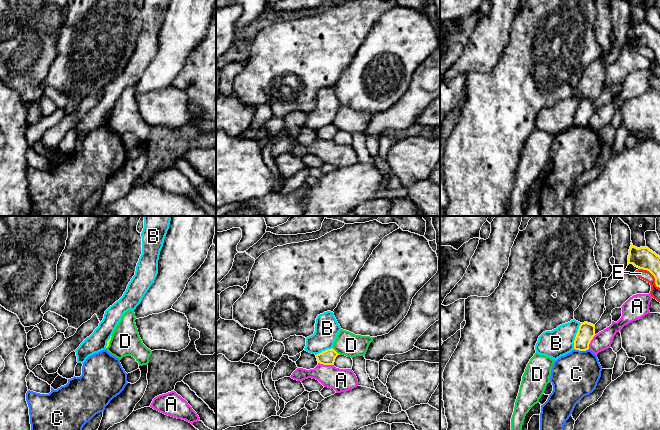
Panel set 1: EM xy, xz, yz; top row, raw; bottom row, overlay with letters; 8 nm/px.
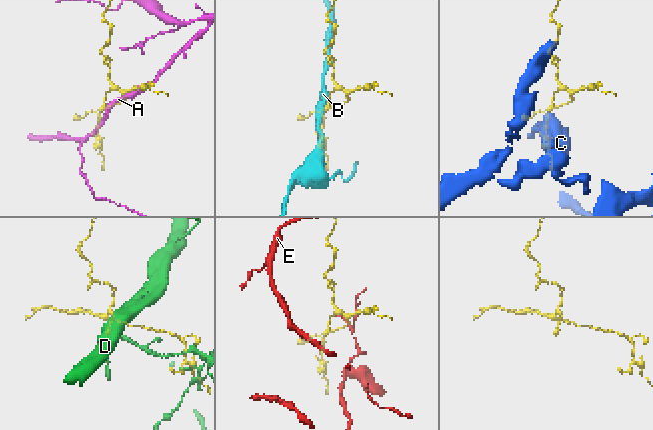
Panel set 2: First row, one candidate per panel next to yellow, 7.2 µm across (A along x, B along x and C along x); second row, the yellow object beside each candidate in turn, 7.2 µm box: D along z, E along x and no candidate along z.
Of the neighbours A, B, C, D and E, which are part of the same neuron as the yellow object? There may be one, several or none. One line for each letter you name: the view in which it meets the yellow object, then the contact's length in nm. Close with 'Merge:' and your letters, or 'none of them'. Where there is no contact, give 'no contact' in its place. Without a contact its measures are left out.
Merge: none of them

